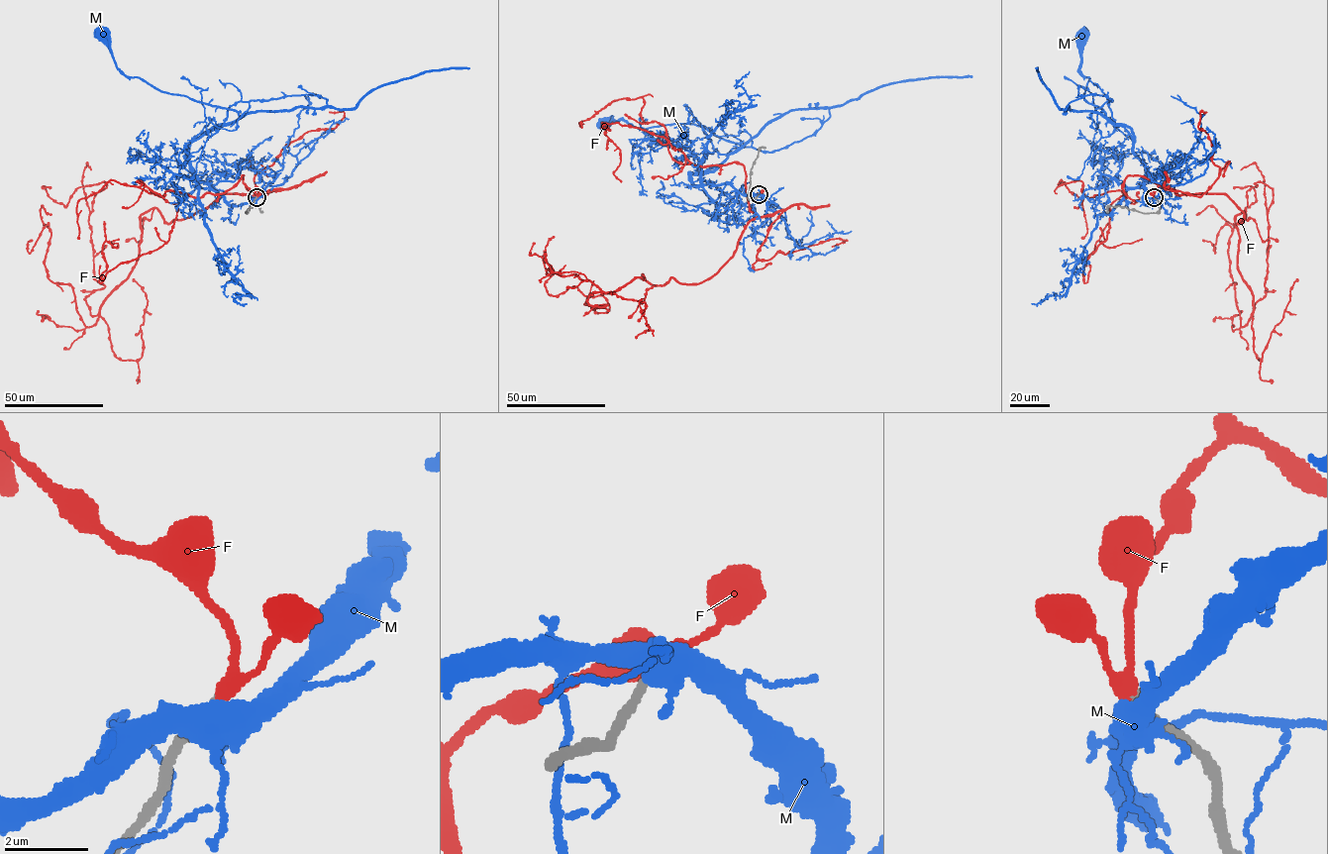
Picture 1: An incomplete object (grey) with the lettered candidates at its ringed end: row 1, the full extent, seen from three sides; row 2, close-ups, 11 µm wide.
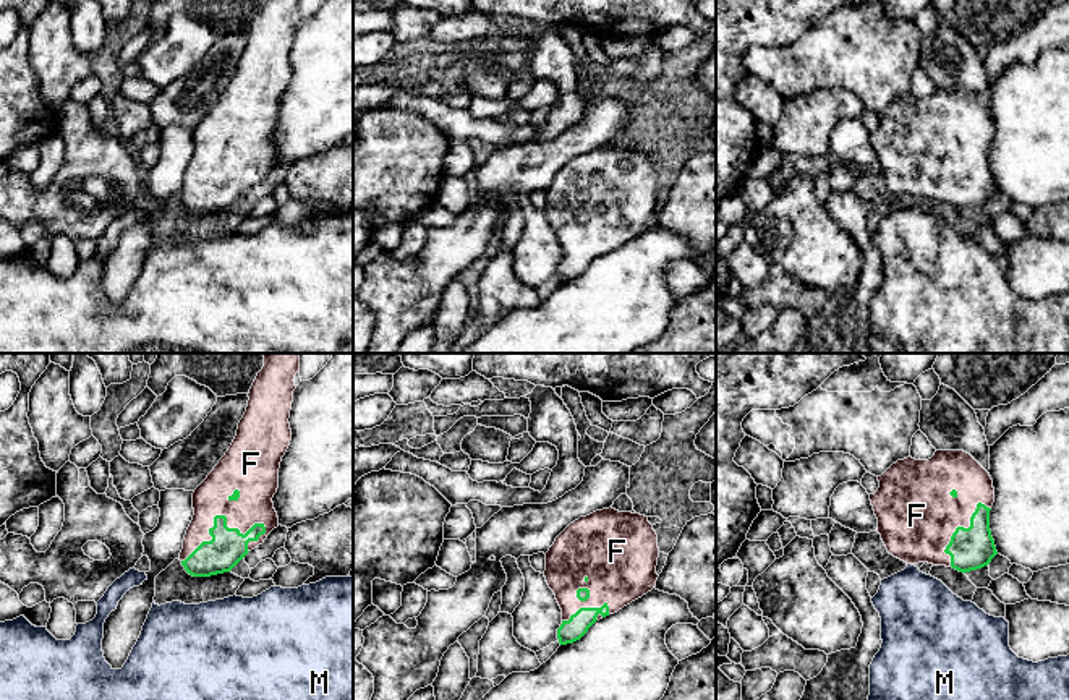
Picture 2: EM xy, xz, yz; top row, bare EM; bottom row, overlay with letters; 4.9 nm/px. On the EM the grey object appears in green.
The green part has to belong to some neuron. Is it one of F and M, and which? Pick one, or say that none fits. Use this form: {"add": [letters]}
{"add": ["F"]}

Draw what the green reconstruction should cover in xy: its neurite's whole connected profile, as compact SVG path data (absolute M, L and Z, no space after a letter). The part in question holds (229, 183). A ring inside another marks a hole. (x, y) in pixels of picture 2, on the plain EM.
M264 0L236 73L193 130L194 152L180 198L193 214L230 209L279 164L272 134L290 78L290 47L300 0Z

